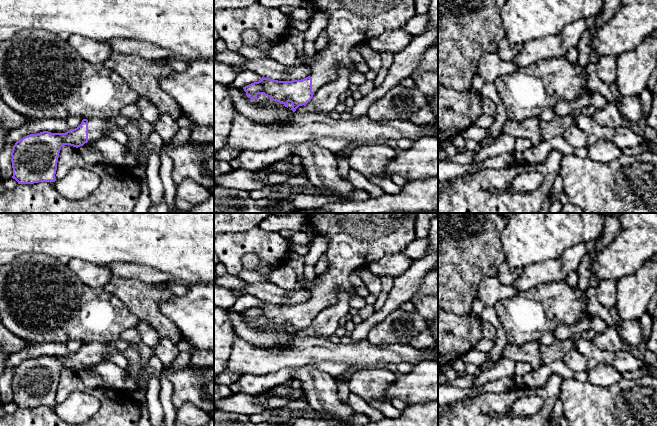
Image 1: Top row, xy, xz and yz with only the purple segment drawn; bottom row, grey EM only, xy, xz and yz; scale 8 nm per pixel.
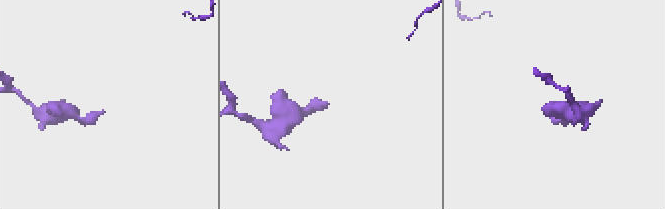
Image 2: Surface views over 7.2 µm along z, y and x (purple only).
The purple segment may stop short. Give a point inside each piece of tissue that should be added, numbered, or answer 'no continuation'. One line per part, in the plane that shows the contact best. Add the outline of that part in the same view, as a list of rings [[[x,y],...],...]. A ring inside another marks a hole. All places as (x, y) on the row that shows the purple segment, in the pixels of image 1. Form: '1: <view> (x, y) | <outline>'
1: xy (97, 128) | [[[100,118],[88,119],[88,142],[93,143],[105,137],[107,131],[117,128],[114,120],[104,120]]]

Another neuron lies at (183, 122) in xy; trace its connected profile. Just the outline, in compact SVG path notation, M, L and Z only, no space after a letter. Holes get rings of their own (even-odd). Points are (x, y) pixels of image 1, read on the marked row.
M185 115L180 116L177 120L176 123L180 128L190 128L193 130L195 124Z

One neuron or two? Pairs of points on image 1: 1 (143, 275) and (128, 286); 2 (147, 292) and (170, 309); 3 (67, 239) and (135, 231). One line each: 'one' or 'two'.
1: two
2: two
3: one

